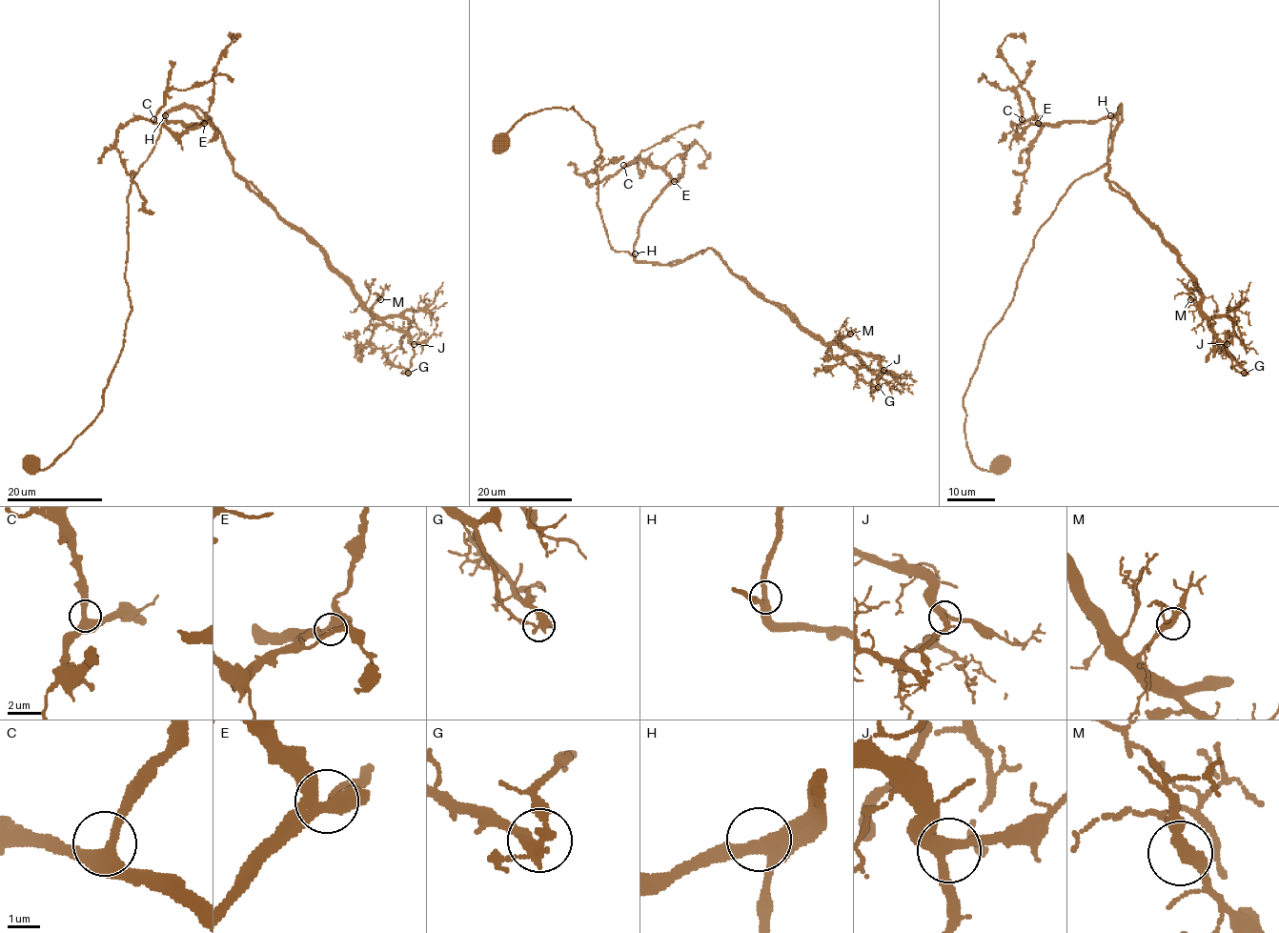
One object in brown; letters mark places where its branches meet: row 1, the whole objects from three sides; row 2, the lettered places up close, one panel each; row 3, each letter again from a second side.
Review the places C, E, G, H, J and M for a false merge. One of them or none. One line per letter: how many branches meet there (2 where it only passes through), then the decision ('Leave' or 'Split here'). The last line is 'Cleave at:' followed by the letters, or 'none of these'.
C: Branches: 3. Leave
E: Branches: 3. Leave
G: Branches: 3. Leave
H: Branches: 3. Leave
J: Branches: 3. Leave
M: Branches: 3. Leave
Cleave at: none of these

